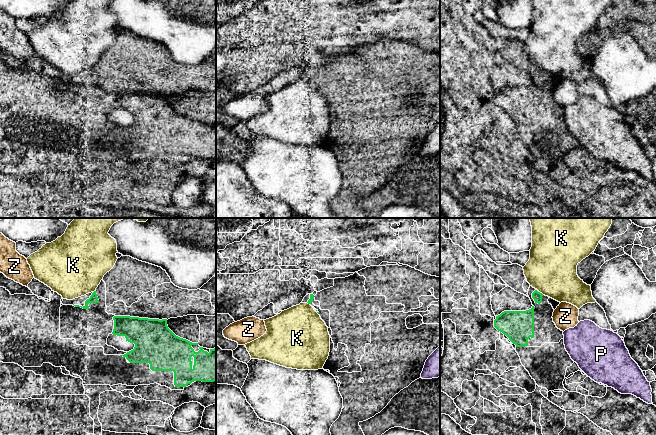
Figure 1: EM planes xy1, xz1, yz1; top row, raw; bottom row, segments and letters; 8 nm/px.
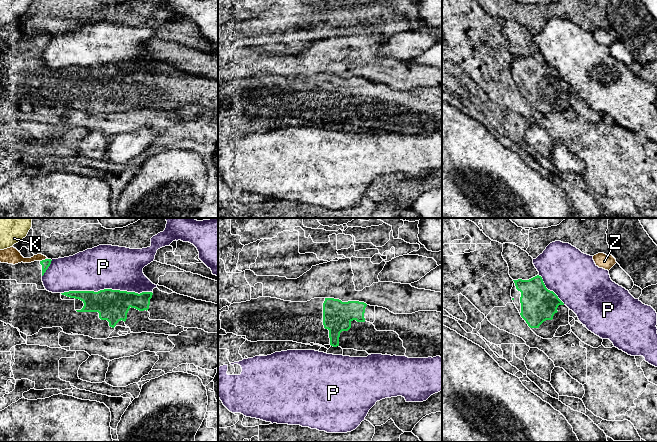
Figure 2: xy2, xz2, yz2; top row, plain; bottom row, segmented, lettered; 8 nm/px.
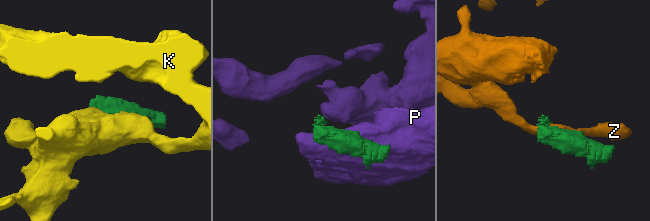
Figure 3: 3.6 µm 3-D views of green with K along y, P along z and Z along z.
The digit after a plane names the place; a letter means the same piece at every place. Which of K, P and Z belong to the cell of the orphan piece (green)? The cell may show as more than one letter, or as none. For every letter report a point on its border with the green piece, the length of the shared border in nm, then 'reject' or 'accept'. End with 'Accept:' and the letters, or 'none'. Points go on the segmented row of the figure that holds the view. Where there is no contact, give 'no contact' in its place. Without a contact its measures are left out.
K: meets green in yz1 at (541, 293); contact 50 nm long; reject
P: meets green in xy2 at (106, 289); contact 750 nm long; reject
Z: meets green in xy2 at (43, 260); contact 70 nm long; reject
Accept: none

